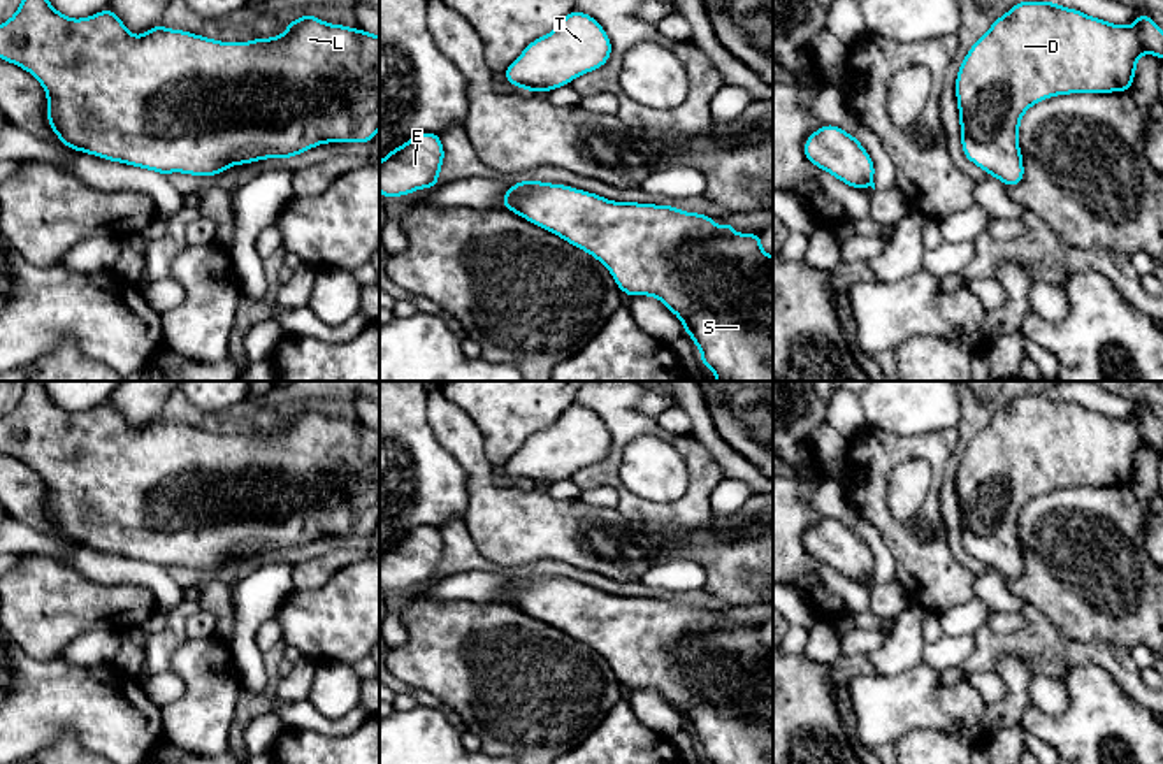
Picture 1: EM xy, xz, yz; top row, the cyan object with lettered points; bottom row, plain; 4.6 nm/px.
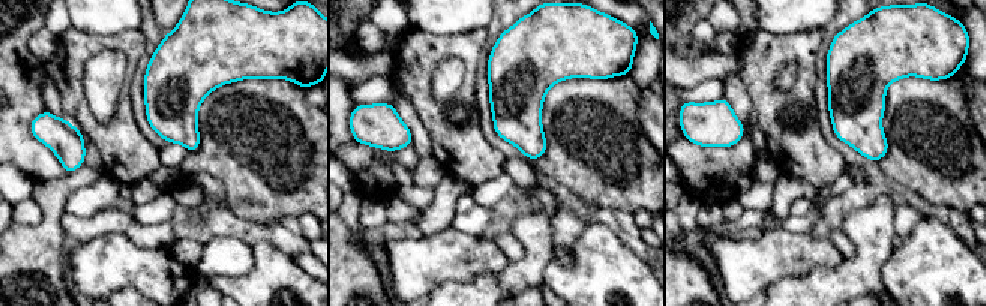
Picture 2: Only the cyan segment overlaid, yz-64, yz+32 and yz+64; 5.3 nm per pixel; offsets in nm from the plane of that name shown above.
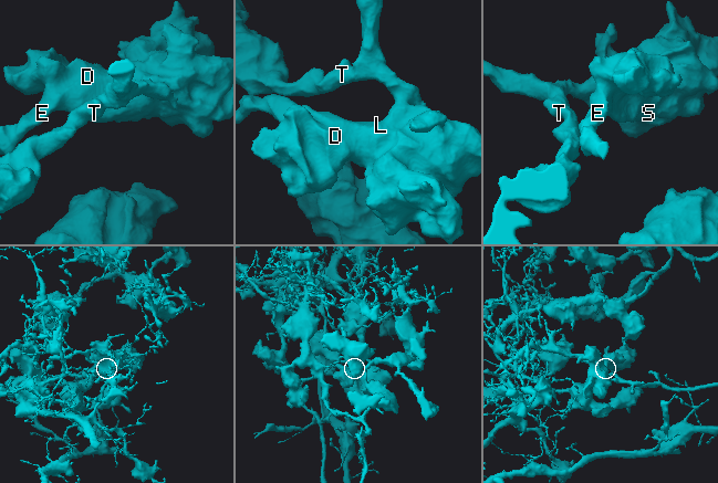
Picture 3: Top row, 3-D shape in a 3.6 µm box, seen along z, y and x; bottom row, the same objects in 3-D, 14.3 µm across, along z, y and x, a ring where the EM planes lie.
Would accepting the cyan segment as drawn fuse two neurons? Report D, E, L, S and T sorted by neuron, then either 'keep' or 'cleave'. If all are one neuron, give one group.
D L S T / E; cleave

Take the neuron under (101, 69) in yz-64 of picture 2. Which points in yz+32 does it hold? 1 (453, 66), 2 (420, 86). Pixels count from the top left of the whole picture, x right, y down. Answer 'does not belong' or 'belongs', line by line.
1: belongs
2: does not belong

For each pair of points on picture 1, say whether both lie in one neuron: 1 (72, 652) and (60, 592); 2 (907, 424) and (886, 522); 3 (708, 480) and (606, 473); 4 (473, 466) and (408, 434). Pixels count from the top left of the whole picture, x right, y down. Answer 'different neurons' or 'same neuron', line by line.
1: different neurons
2: different neurons
3: same neuron
4: different neurons

